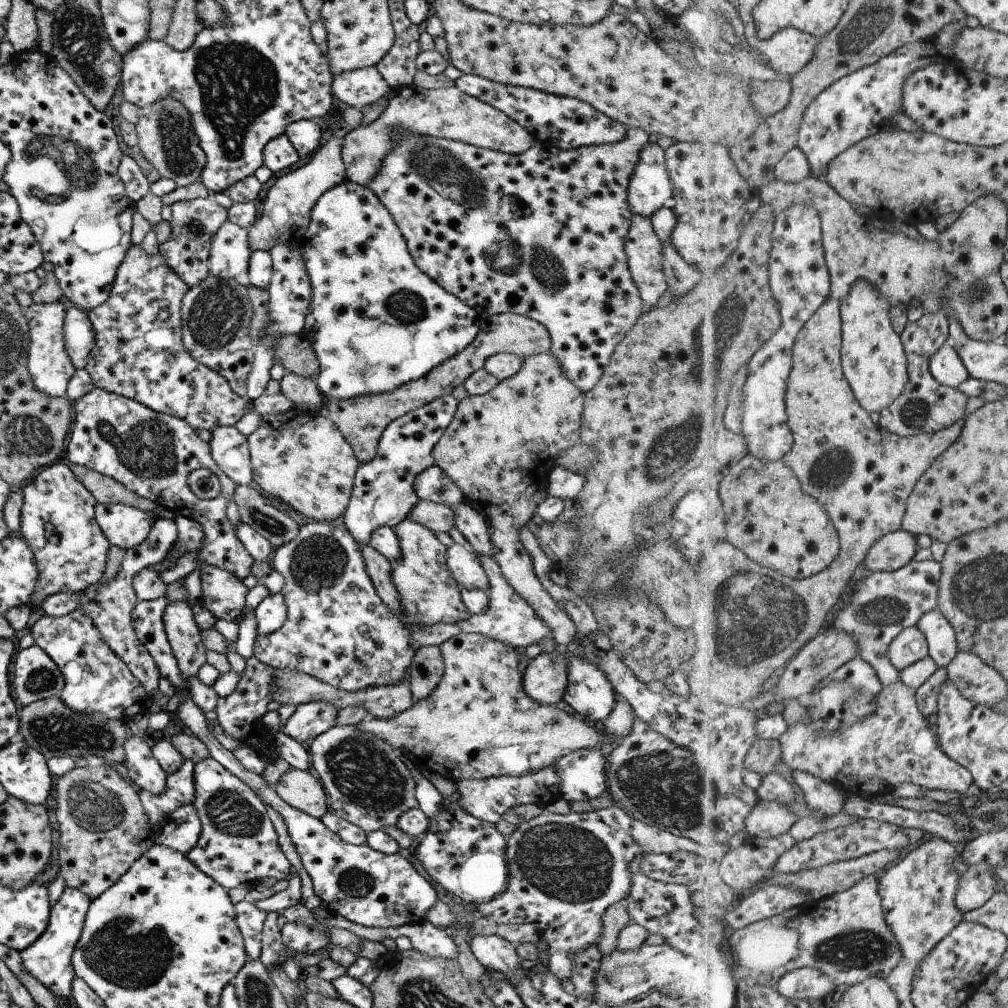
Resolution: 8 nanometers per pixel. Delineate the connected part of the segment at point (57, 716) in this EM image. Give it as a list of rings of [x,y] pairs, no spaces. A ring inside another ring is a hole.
[[[48,697],[32,704],[23,706],[19,712],[19,730],[17,737],[27,746],[37,750],[46,760],[51,756],[61,754],[77,754],[77,756],[94,755],[101,757],[108,763],[121,763],[124,758],[124,743],[130,736],[127,723],[119,719],[107,718],[99,712],[78,714],[68,710],[67,706],[58,697]]]

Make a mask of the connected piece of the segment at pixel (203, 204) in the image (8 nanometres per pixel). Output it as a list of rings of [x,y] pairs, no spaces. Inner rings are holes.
[[[210,196],[206,199],[175,202],[169,210],[171,211],[171,220],[169,220],[171,234],[163,244],[158,244],[158,252],[181,282],[187,284],[188,288],[197,286],[208,276],[208,253],[211,240],[219,226],[227,220],[227,209],[219,206]]]

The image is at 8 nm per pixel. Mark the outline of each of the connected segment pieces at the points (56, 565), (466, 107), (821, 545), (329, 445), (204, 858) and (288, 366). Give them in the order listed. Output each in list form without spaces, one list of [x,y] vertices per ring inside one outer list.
[[[65,464],[49,465],[32,477],[21,490],[20,526],[18,535],[33,552],[37,566],[37,589],[29,605],[39,607],[43,598],[55,592],[79,594],[96,584],[103,576],[107,550],[110,545],[97,527],[94,518],[96,501],[79,480],[75,480]]]
[[[453,85],[439,89],[406,87],[392,95],[386,108],[371,124],[359,125],[342,137],[341,160],[345,166],[346,181],[367,186],[373,180],[373,176],[381,168],[381,160],[393,148],[391,142],[393,130],[427,136],[427,138],[455,140],[455,142],[509,155],[522,154],[535,144],[531,136],[517,122],[493,106],[463,94]]]
[[[750,453],[729,458],[719,473],[719,494],[727,520],[726,540],[761,566],[793,579],[806,579],[830,567],[840,555],[838,529],[827,510],[805,493],[785,460],[759,460]]]
[[[296,408],[261,416],[259,426],[246,438],[253,482],[311,521],[332,522],[342,517],[351,497],[358,468],[351,446],[335,424],[310,411]]]
[[[210,758],[194,765],[192,780],[192,806],[199,818],[200,836],[185,858],[226,890],[243,888],[249,891],[265,876],[287,879],[291,867],[277,845],[277,835],[258,796]]]
[[[300,334],[279,336],[279,340],[273,344],[273,361],[283,366],[286,372],[293,372],[297,376],[313,380],[317,376],[318,362],[311,344]]]

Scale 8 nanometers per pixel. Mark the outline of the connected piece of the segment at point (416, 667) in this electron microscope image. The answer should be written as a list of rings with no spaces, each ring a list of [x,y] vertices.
[[[423,645],[414,651],[407,672],[407,684],[413,703],[429,696],[443,671],[444,662],[437,645]]]

